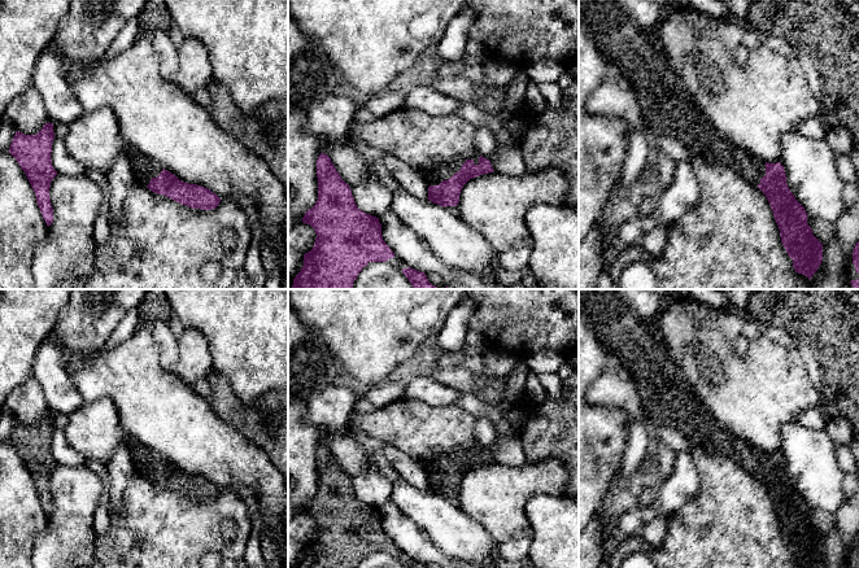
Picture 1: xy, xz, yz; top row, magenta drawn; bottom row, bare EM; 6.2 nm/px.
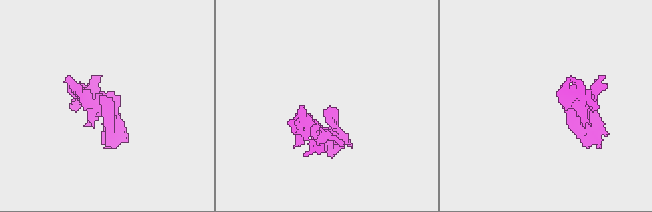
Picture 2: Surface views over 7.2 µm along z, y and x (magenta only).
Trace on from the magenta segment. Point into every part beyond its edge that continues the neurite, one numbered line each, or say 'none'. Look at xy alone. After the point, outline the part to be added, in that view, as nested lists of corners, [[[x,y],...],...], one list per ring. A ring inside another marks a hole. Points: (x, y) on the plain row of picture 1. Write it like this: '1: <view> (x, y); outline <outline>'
1: xy (143, 458); outline [[[127,434],[125,442],[138,475],[147,477],[152,468],[157,468],[163,460],[162,456],[152,451],[134,436]]]

